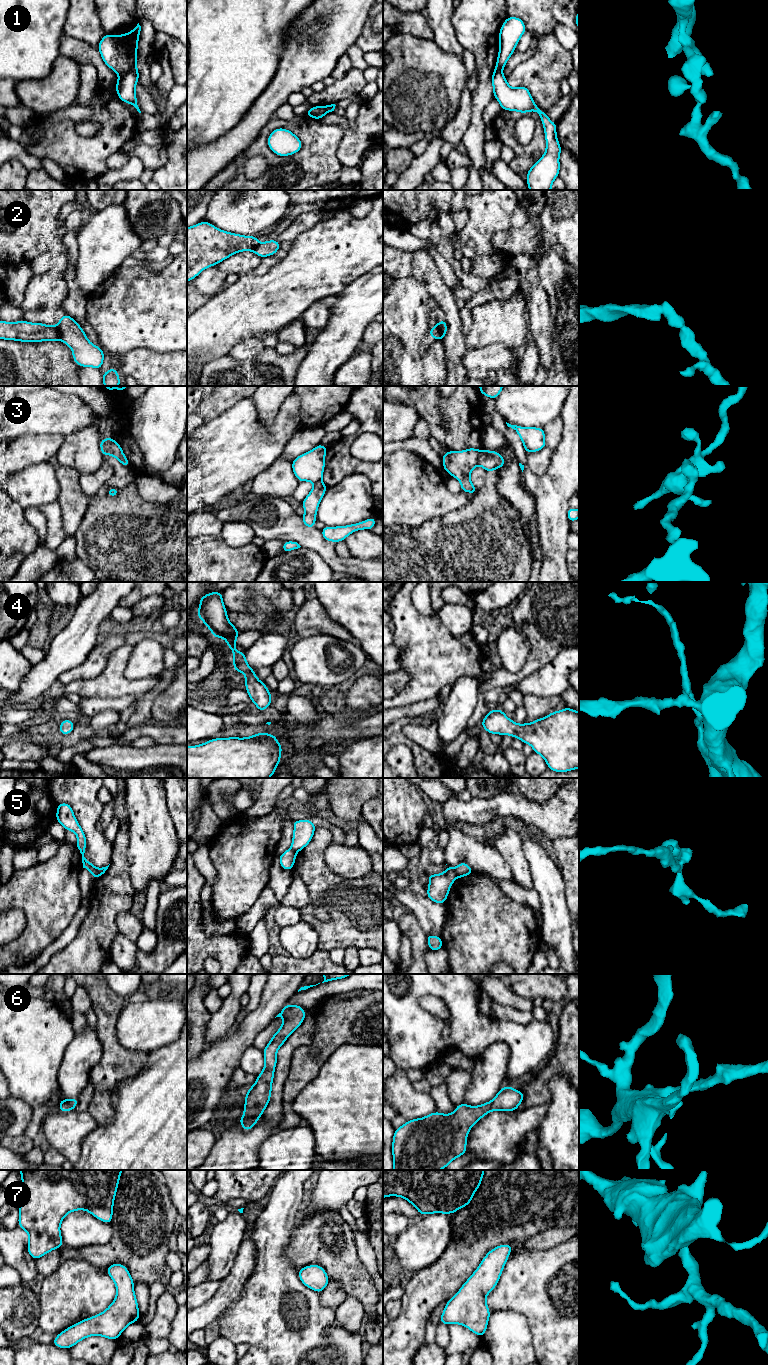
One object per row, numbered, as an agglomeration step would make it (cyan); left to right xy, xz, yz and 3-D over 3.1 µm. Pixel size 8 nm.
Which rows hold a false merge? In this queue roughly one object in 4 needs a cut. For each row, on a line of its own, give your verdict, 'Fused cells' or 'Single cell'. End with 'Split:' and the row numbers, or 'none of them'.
1: Fused cells
2: Fused cells
3: Fused cells
4: Single cell
5: Fused cells
6: Single cell
7: Single cell
Split: 1, 2, 3, 5

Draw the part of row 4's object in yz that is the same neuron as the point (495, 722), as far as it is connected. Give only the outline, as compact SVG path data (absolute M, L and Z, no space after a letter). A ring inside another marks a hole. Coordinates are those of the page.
M565 707L529 724L515 723L501 709L490 710L481 726L490 734L510 735L531 745L554 772L579 768L579 712L574 709Z

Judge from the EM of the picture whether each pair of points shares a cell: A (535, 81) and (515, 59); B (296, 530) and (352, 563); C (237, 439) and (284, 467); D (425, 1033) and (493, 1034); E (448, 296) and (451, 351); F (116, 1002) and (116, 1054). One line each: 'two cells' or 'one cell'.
A: two cells
B: one cell
C: two cells
D: one cell
E: one cell
F: one cell

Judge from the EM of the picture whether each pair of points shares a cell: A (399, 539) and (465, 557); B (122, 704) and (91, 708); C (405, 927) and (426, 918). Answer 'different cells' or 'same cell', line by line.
A: same cell
B: same cell
C: different cells

